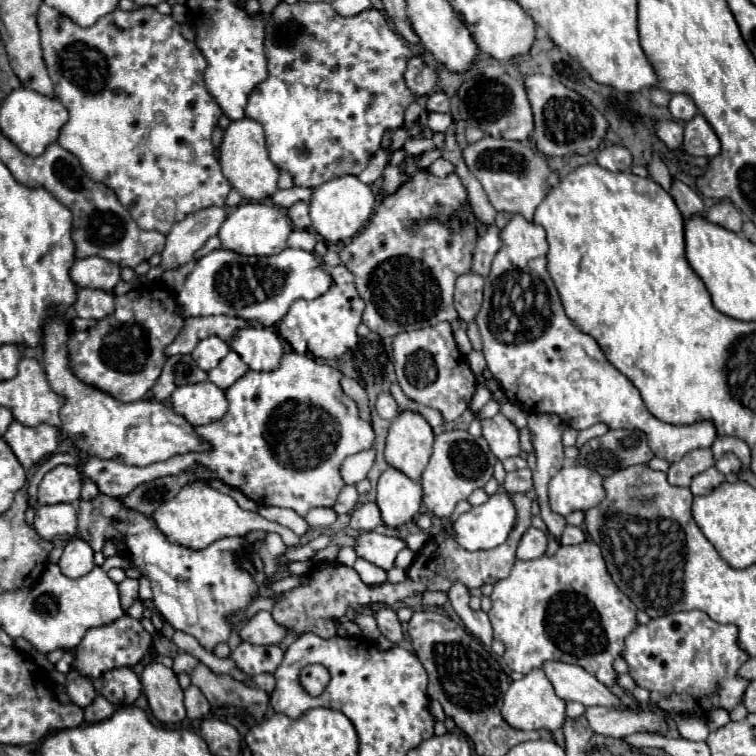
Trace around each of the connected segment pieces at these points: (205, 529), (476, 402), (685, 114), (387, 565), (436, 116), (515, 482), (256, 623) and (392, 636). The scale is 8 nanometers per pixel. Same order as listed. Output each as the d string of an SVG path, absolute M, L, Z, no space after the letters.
M195 481L195 483L185 485L173 499L165 501L153 513L153 519L157 521L157 527L167 535L169 541L191 547L191 549L205 549L217 539L243 537L251 531L275 531L281 535L285 545L299 545L299 537L291 529L281 527L279 523L271 523L255 511L241 509L233 497L211 487L207 481Z
M477 387L475 395L473 395L471 403L469 403L469 409L477 415L477 413L481 411L481 407L483 407L485 403L489 403L489 401L491 401L491 391L489 391L487 387Z
M673 95L669 101L669 111L675 119L689 121L693 115L697 115L697 105L689 95Z
M363 533L357 537L357 557L363 557L371 563L375 563L381 569L391 569L397 553L405 549L407 543L399 537L387 537L379 533Z
M427 113L427 119L425 119L425 127L429 127L431 131L441 131L441 133L445 133L447 131L447 127L451 125L451 121L453 121L453 117L449 115L449 113Z
M519 469L519 471L507 473L503 487L507 491L515 491L515 493L527 493L527 491L531 491L531 487L533 487L531 471L529 469Z
M259 611L245 623L239 635L243 641L253 645L273 645L285 639L287 627L281 627L269 611Z
M381 607L375 613L375 619L377 619L377 627L379 627L381 635L385 635L389 641L399 643L403 639L401 623L399 623L399 619L397 619L397 615L395 615L395 611L391 607Z

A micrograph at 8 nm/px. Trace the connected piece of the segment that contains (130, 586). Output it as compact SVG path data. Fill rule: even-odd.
M137 579L121 581L119 583L119 593L121 593L121 605L127 611L139 599L139 581Z

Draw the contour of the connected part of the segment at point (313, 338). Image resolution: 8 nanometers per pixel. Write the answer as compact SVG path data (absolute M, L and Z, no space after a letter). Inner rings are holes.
M321 263L321 267L325 267L327 275L333 279L333 287L313 301L295 301L287 315L277 323L277 331L297 353L311 351L321 359L339 359L345 351L355 349L358 345L357 325L361 323L365 303L359 299L353 285L353 275L347 267L329 267L325 263Z

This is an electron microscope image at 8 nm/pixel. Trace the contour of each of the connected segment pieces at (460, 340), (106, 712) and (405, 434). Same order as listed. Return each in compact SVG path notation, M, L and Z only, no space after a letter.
M457 329L455 333L455 341L457 341L457 347L459 347L459 351L463 353L463 355L467 356L471 353L471 343L469 343L469 337L467 337L467 333L465 333L465 329Z
M97 693L97 697L93 699L93 703L89 707L85 707L85 721L87 723L103 721L103 719L109 719L113 713L115 713L113 703L109 703L103 695Z
M401 411L389 427L387 463L419 481L433 451L433 437L431 425L417 411Z

